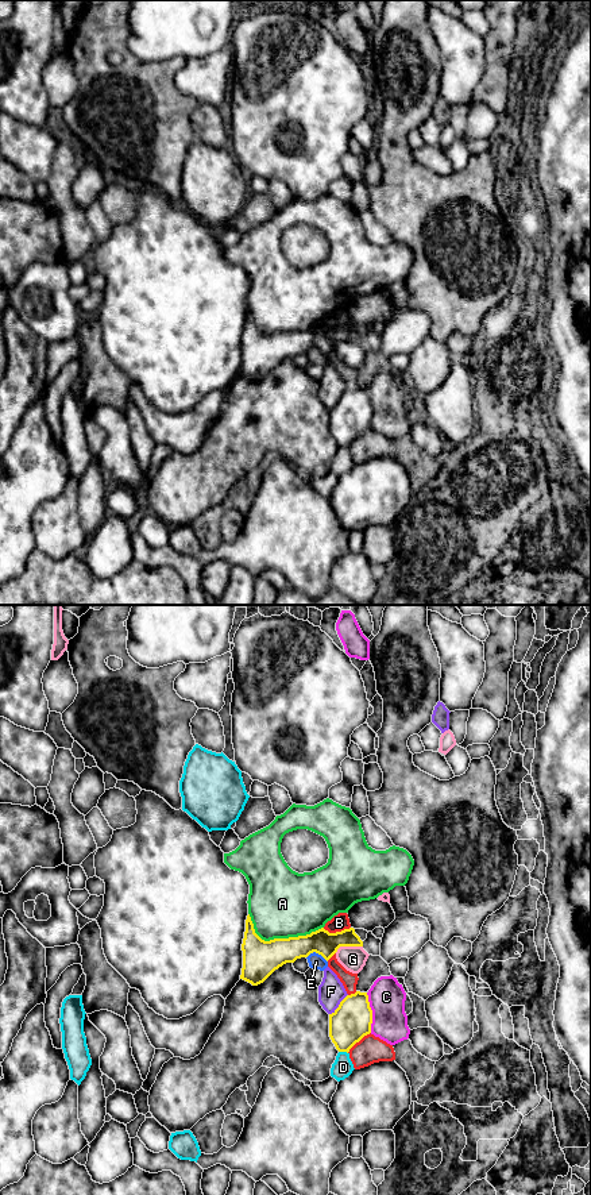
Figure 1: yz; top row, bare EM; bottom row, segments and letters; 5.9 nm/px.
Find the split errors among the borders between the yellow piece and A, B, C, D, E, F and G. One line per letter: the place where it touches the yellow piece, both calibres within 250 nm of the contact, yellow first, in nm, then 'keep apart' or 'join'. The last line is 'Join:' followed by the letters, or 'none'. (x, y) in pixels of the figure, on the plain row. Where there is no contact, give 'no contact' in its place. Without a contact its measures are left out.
A: contact yz (279, 334); calibres 220 and 400 nm; keep apart
B: contact yz (336, 327); calibres 150 and 100 nm; keep apart
C: contact yz (371, 408); calibres 240 and 220 nm; keep apart
D: contact yz (343, 446); calibres 240 and 120 nm; keep apart
E: contact yz (317, 347); calibres 160 and 90 nm; keep apart
F: contact yz (339, 400); calibres 240 and 160 nm; keep apart
G: contact yz (348, 340); calibres 150 and 150 nm; keep apart
Join: none

